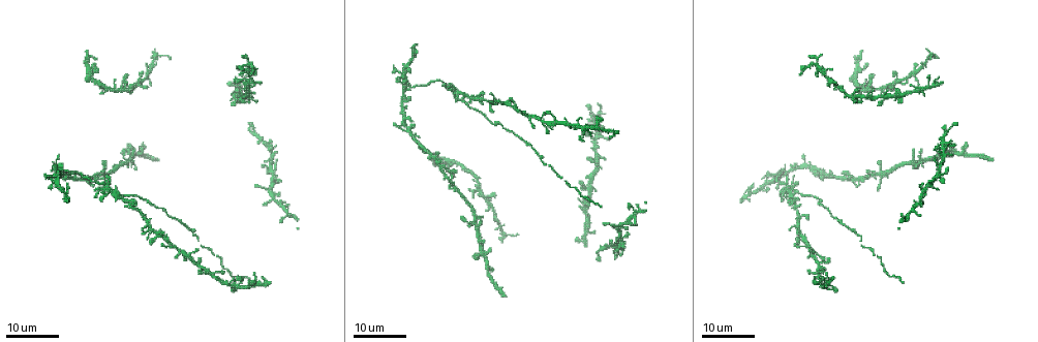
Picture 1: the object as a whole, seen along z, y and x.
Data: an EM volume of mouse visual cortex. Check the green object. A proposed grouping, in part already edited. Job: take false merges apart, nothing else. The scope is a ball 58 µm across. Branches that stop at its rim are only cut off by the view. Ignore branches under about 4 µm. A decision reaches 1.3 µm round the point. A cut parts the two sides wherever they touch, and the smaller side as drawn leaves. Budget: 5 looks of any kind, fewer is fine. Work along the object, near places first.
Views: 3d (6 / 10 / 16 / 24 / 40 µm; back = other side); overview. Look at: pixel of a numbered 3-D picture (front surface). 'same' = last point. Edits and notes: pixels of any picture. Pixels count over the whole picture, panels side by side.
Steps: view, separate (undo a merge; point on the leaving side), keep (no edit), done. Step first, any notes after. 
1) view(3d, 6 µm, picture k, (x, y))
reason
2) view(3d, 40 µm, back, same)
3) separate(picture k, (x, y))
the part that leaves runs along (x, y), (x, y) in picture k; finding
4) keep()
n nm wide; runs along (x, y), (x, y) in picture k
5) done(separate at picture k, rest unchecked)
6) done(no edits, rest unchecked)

view(3d, 16 µm, picture 1, (64, 171))

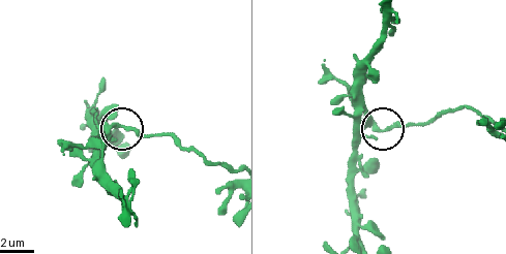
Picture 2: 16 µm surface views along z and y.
view(3d, 6 µm, picture 2, (374, 128))

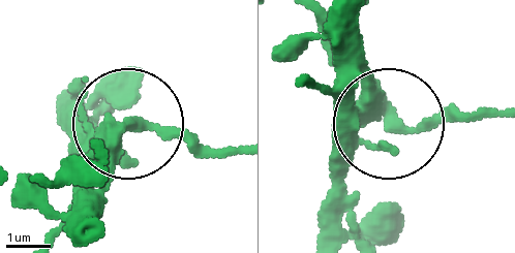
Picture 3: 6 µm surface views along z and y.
keep()
330 nm wide; all the same neuron

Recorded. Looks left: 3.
view(3d, 16 µm, picture 1, (105, 186))
four or more arms meet

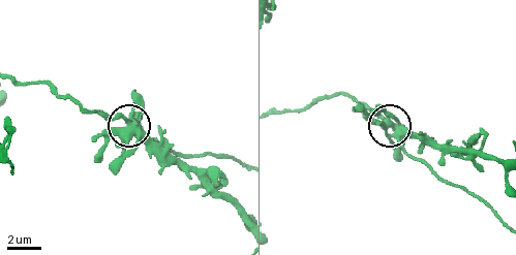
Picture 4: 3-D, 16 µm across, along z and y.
view(3d, 10 µm, picture 4, (127, 125))

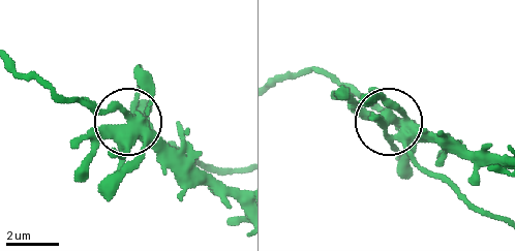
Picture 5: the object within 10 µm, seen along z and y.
separate(picture 5, (148, 91))
the part that leaves runs along (148, 132), (239, 195) in picture 5; a second neuron is stuck on

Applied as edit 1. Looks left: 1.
done(separate at picture 5, rest unchecked)

